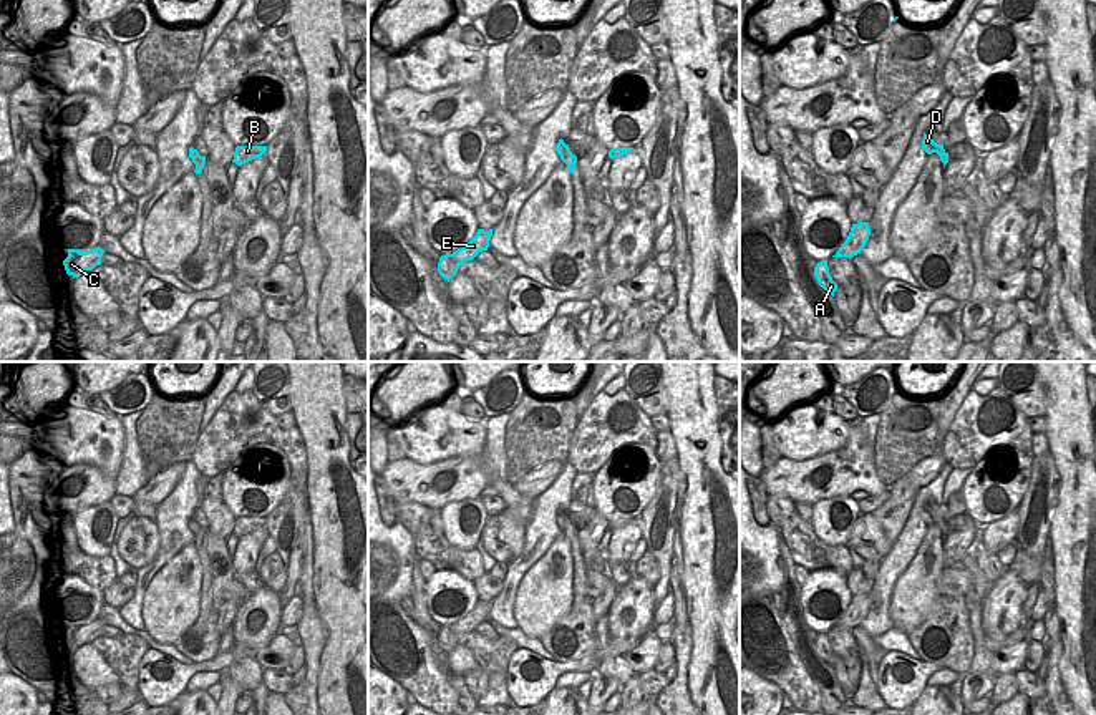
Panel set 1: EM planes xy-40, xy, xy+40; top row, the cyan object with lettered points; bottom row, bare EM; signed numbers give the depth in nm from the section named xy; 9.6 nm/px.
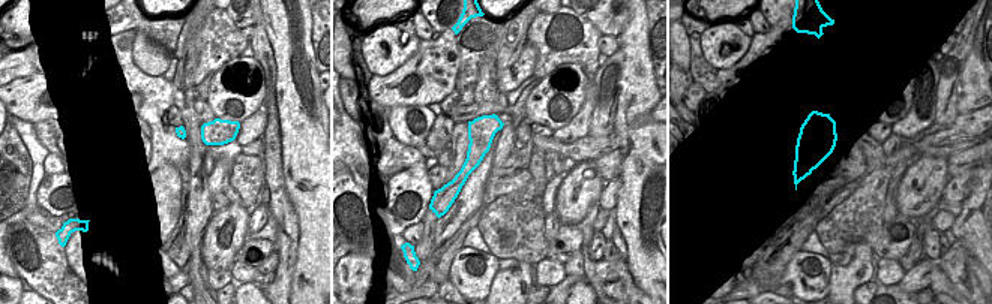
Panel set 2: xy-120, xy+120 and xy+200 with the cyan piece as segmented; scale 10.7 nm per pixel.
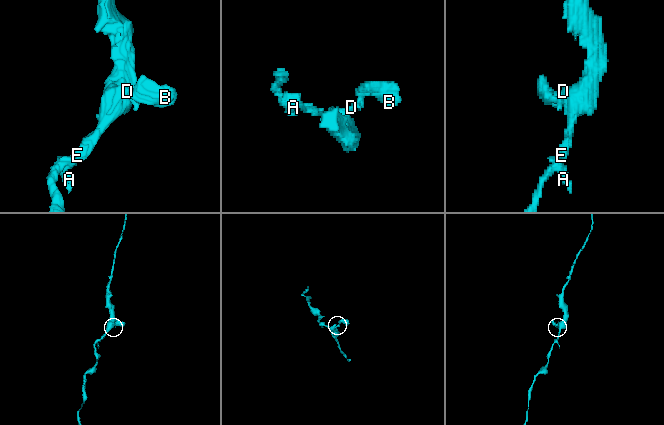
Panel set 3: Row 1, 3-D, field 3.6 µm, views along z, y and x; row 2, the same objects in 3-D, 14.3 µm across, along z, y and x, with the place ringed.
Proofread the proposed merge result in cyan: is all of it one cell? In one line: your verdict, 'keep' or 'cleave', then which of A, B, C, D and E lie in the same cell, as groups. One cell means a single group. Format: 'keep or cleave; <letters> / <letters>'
keep; A B C D E

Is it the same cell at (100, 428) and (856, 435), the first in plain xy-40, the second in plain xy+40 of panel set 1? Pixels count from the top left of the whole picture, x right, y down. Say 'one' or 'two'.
two

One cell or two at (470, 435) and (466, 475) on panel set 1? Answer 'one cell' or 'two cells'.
two cells

